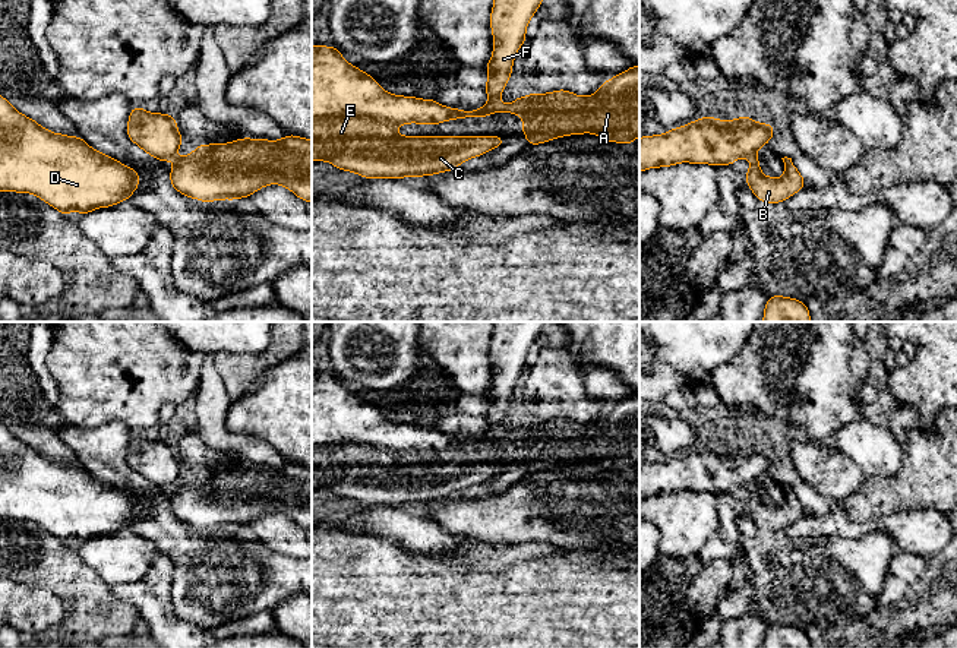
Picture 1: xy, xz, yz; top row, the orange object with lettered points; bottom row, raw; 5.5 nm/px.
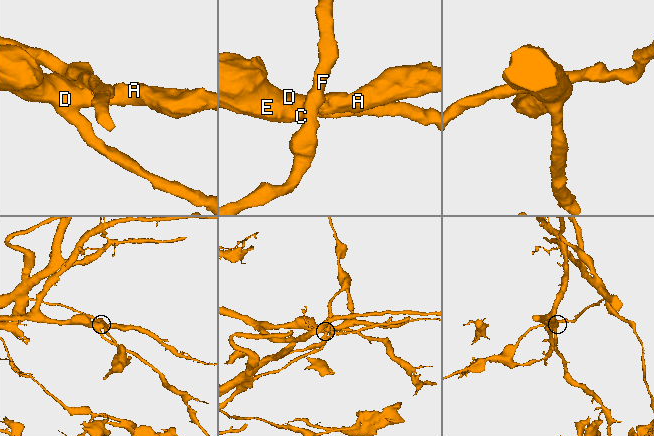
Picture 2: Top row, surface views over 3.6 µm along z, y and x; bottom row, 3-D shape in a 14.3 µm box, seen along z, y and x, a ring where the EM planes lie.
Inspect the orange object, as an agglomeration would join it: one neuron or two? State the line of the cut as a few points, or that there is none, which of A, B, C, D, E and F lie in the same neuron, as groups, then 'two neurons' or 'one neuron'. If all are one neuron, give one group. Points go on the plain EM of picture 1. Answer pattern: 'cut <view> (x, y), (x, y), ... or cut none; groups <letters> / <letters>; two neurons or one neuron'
cut xz (502, 432), (496, 438); groups A B C D E / F; two neurons

